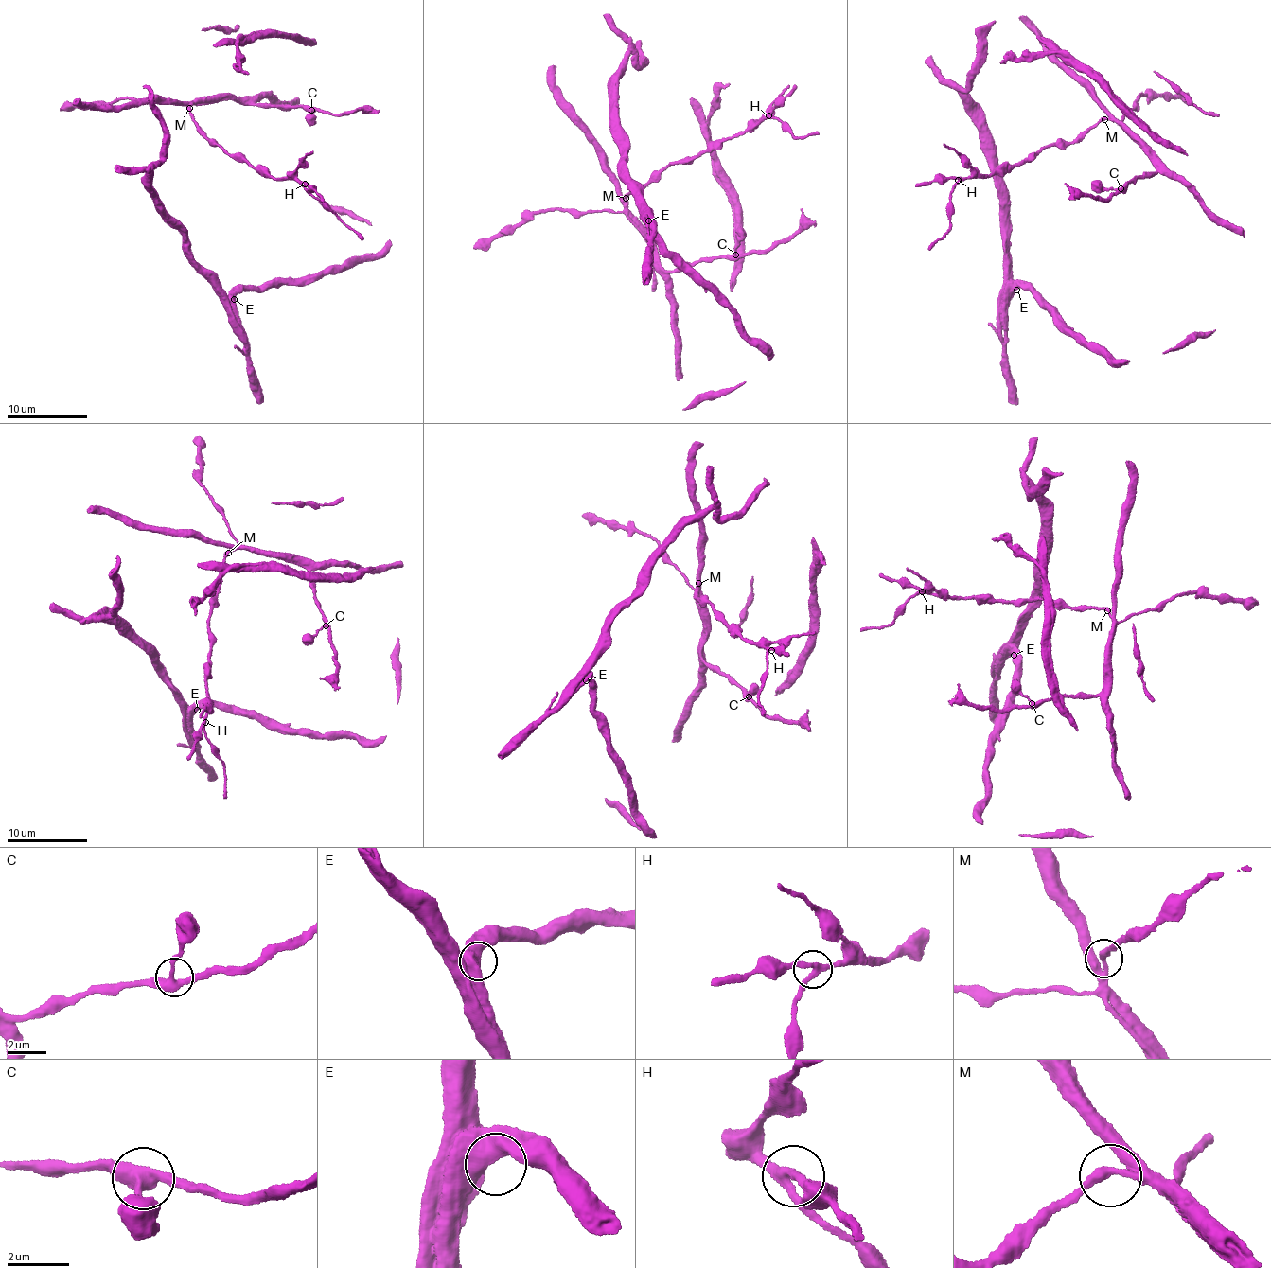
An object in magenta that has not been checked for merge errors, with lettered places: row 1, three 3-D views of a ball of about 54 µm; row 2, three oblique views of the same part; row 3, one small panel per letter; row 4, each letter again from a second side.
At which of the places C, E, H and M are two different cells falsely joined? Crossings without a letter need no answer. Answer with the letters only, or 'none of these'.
none of these

